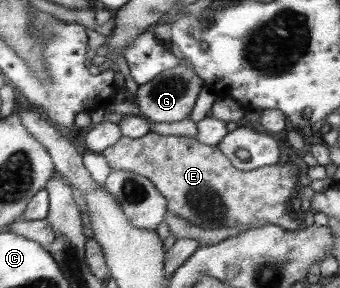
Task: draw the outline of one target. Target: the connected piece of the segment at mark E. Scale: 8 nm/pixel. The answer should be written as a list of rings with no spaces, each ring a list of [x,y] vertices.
[[[147,132],[140,138],[121,136],[115,145],[107,147],[102,154],[112,171],[122,169],[146,177],[167,200],[168,211],[203,229],[240,227],[250,230],[273,224],[288,230],[287,201],[297,185],[297,178],[303,171],[301,165],[293,161],[293,156],[288,162],[282,164],[241,171],[224,152],[215,146],[200,143],[196,138],[189,136],[166,136],[153,132]]]

